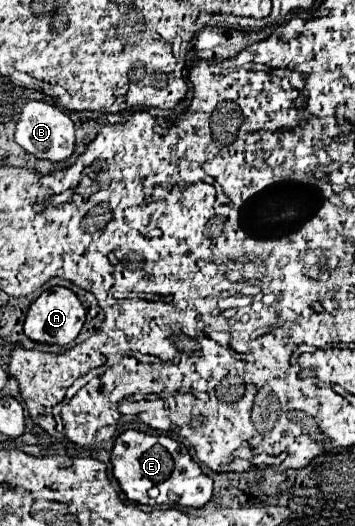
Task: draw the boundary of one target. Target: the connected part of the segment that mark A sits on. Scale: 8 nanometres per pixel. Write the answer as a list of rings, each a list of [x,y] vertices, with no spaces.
[[[54,287],[54,289],[44,291],[30,305],[26,321],[24,321],[24,333],[26,333],[28,339],[32,339],[36,343],[68,345],[70,341],[74,341],[80,335],[84,321],[86,321],[86,309],[78,301],[78,297],[70,289],[66,289],[66,287]]]

